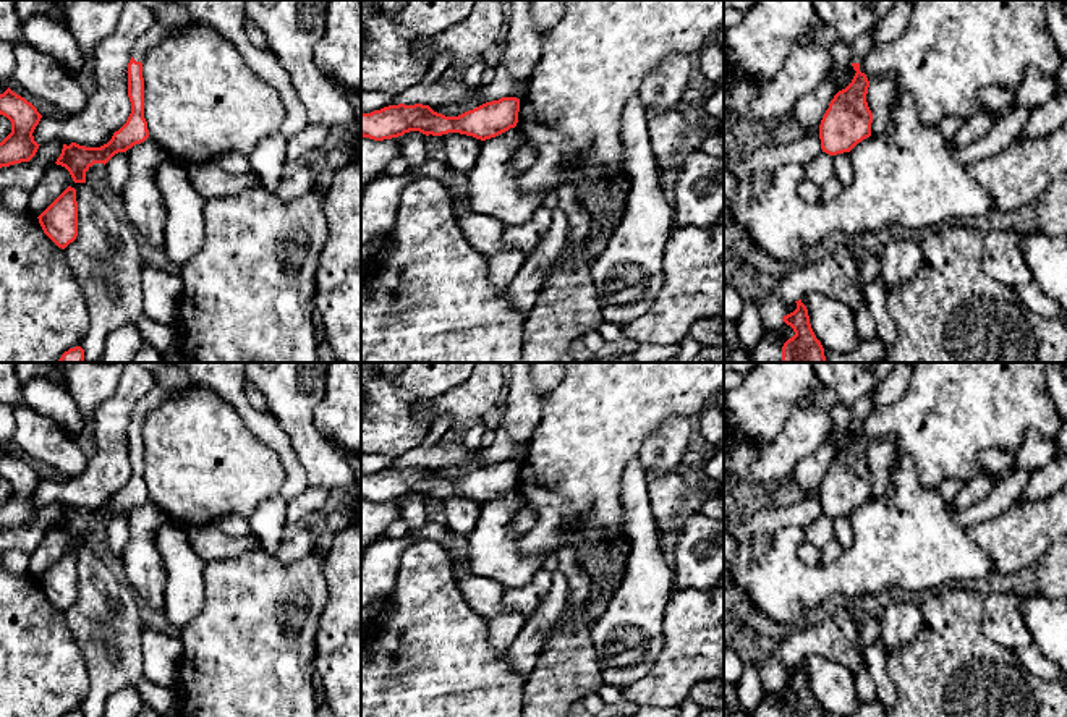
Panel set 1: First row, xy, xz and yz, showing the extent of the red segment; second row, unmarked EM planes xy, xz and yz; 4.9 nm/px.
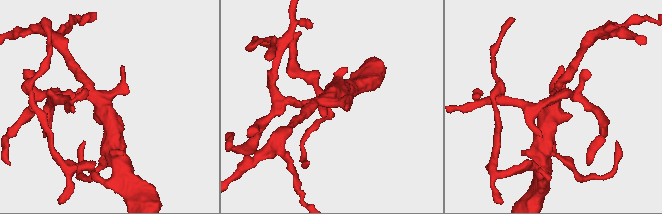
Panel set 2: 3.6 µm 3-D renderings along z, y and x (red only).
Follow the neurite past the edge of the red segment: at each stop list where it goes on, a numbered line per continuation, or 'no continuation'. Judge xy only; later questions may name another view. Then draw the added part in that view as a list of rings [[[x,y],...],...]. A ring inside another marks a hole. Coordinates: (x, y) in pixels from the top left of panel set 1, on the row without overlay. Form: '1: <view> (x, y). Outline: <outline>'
1: xy (157, 395). Outline: [[[154,387],[133,409],[131,419],[136,424],[144,422],[146,416],[149,411],[159,408],[160,405],[164,405],[167,400],[170,400],[172,392],[162,388],[162,387]]]

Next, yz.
1: yz (863, 407). Outline: [[[873,395],[861,397],[853,406],[852,406],[852,418],[850,426],[860,426],[866,416],[873,411]]]

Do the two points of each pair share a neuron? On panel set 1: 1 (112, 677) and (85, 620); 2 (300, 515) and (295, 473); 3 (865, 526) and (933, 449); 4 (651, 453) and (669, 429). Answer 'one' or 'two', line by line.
1: one
2: two
3: two
4: one

